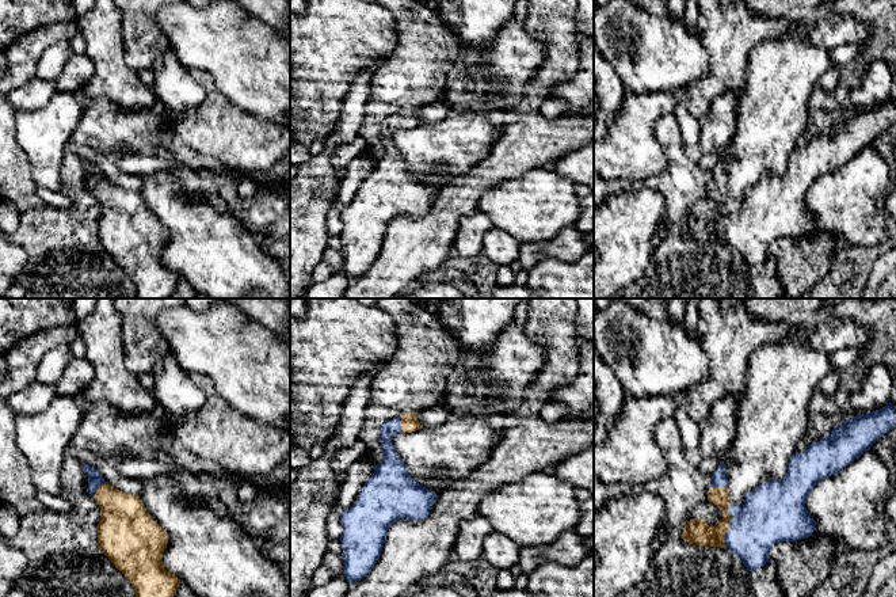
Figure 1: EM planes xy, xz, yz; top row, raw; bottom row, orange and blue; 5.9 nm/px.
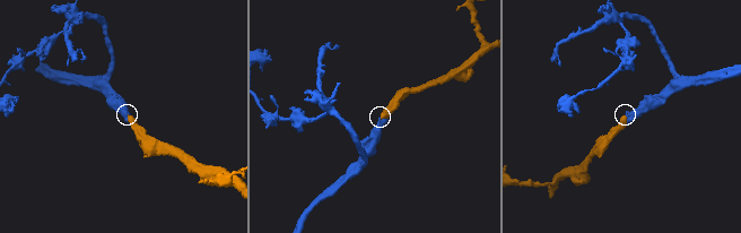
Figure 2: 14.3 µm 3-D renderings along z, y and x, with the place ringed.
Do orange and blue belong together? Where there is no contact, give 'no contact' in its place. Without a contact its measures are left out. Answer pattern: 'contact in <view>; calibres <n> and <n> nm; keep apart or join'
contact in yz; calibres 150 and 320 nm; join

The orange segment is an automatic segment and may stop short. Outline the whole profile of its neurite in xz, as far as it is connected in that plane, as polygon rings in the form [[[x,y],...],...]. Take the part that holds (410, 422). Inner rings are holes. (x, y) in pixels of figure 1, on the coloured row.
[[[405,412],[381,423],[384,460],[375,465],[355,503],[340,512],[344,577],[351,585],[377,563],[389,526],[399,518],[424,520],[436,494],[415,482],[397,456],[392,437],[420,430],[416,412]]]

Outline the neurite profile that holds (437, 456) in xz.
[[[451,412],[438,426],[394,434],[392,444],[411,478],[438,495],[481,465],[502,438],[487,418]]]

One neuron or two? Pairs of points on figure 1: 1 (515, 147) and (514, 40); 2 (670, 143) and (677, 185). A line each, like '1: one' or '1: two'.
1: two
2: one

